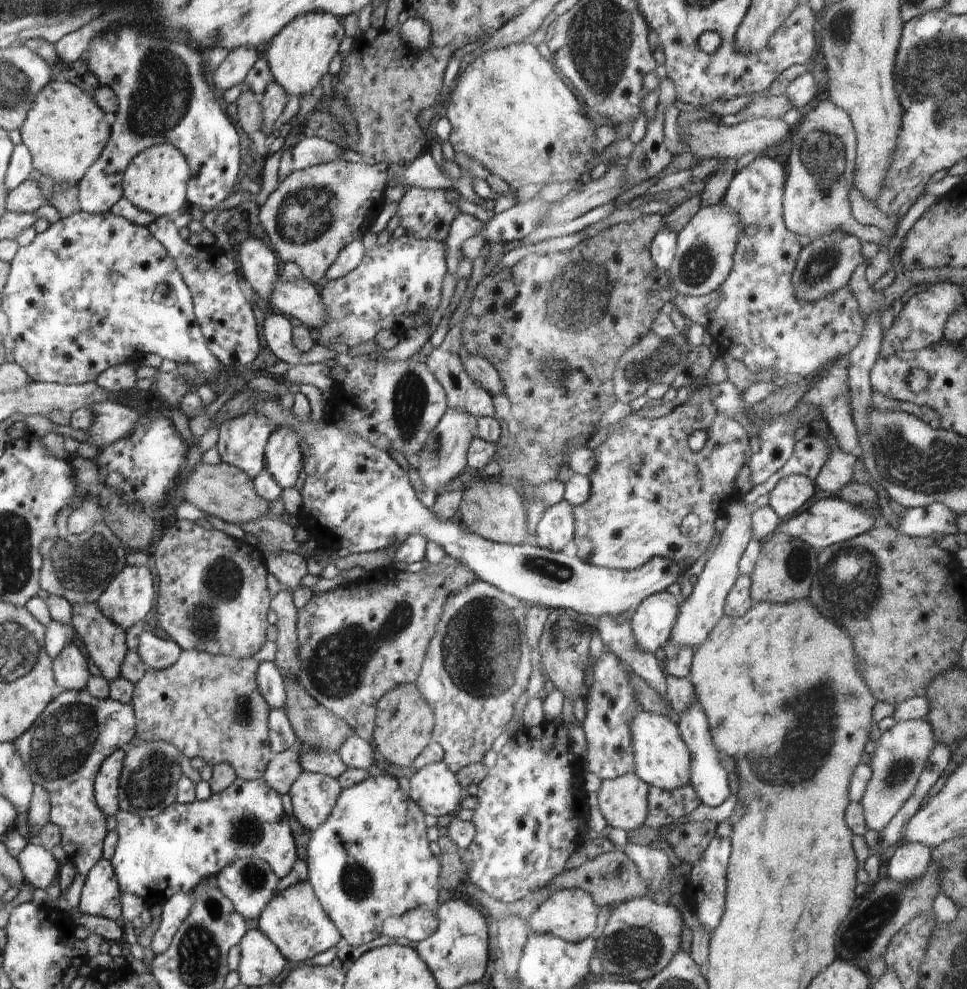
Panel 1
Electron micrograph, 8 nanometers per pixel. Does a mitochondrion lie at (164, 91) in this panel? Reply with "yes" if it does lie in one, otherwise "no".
yes

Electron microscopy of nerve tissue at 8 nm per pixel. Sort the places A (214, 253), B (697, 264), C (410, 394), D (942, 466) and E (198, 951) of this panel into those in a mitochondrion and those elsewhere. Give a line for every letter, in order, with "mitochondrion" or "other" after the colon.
A: other
B: mitochondrion
C: mitochondrion
D: mitochondrion
E: mitochondrion

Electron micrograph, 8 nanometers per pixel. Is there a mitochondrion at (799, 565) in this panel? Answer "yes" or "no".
yes

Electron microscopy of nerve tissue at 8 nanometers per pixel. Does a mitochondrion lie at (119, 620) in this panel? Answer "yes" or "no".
no

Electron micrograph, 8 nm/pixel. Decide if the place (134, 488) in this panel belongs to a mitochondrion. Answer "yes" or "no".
no

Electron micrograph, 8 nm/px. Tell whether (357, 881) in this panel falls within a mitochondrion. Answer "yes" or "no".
yes

